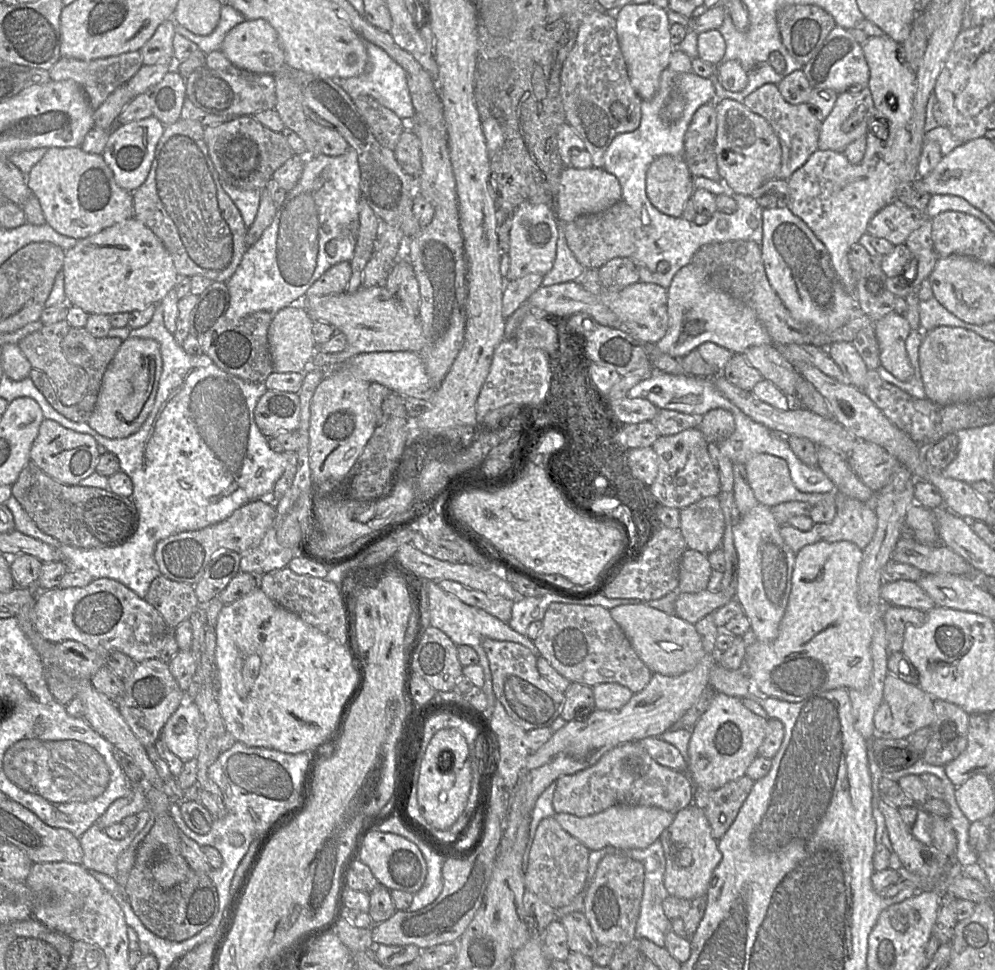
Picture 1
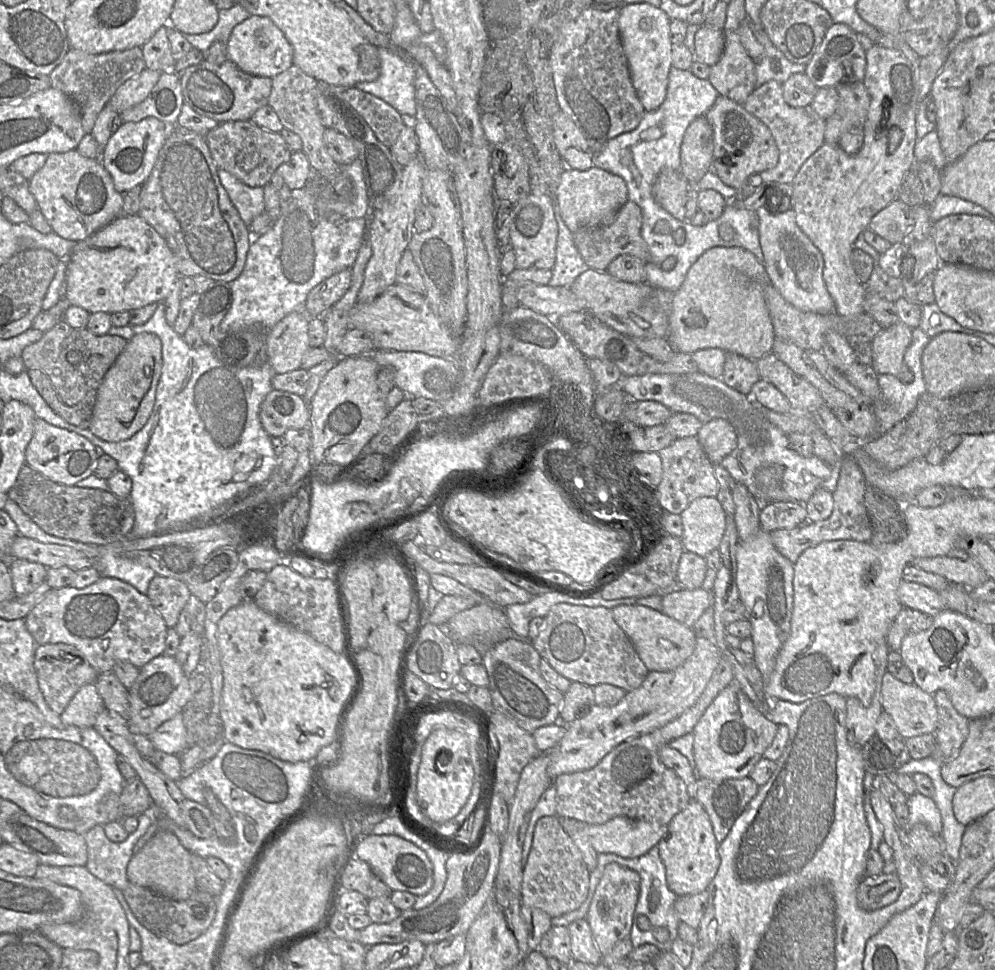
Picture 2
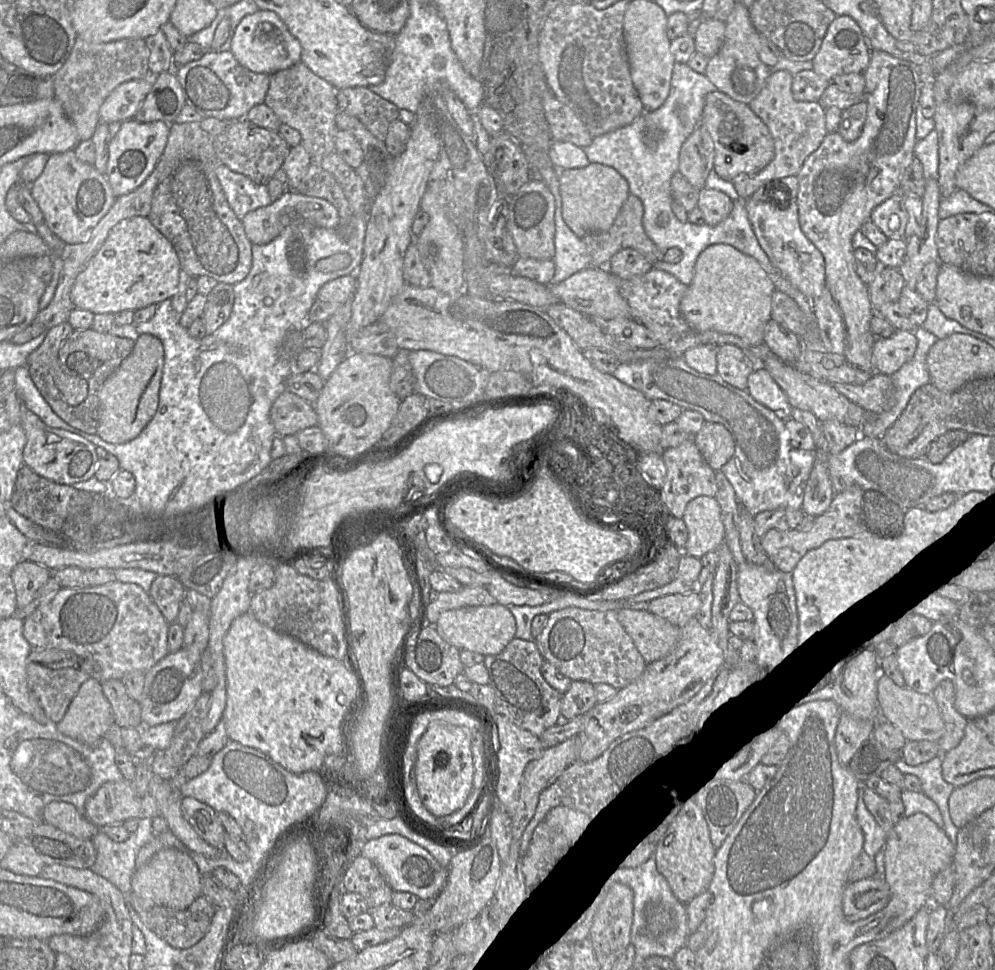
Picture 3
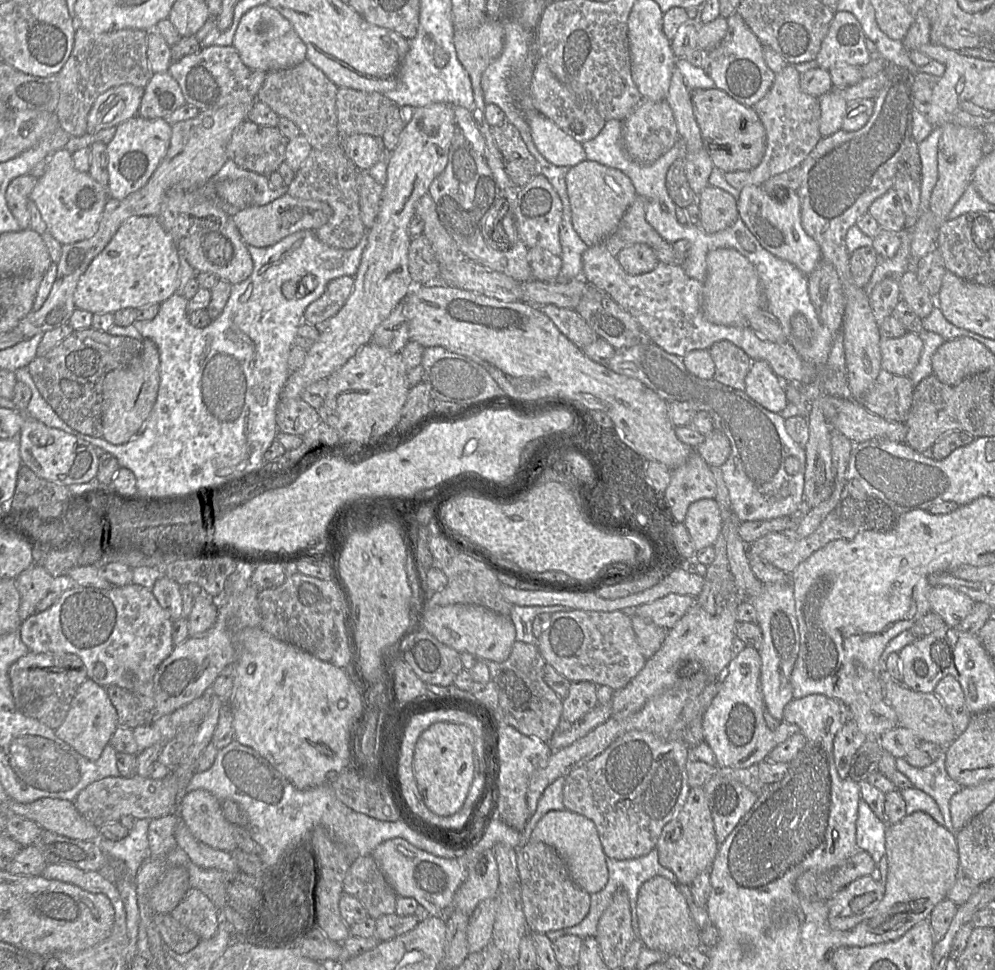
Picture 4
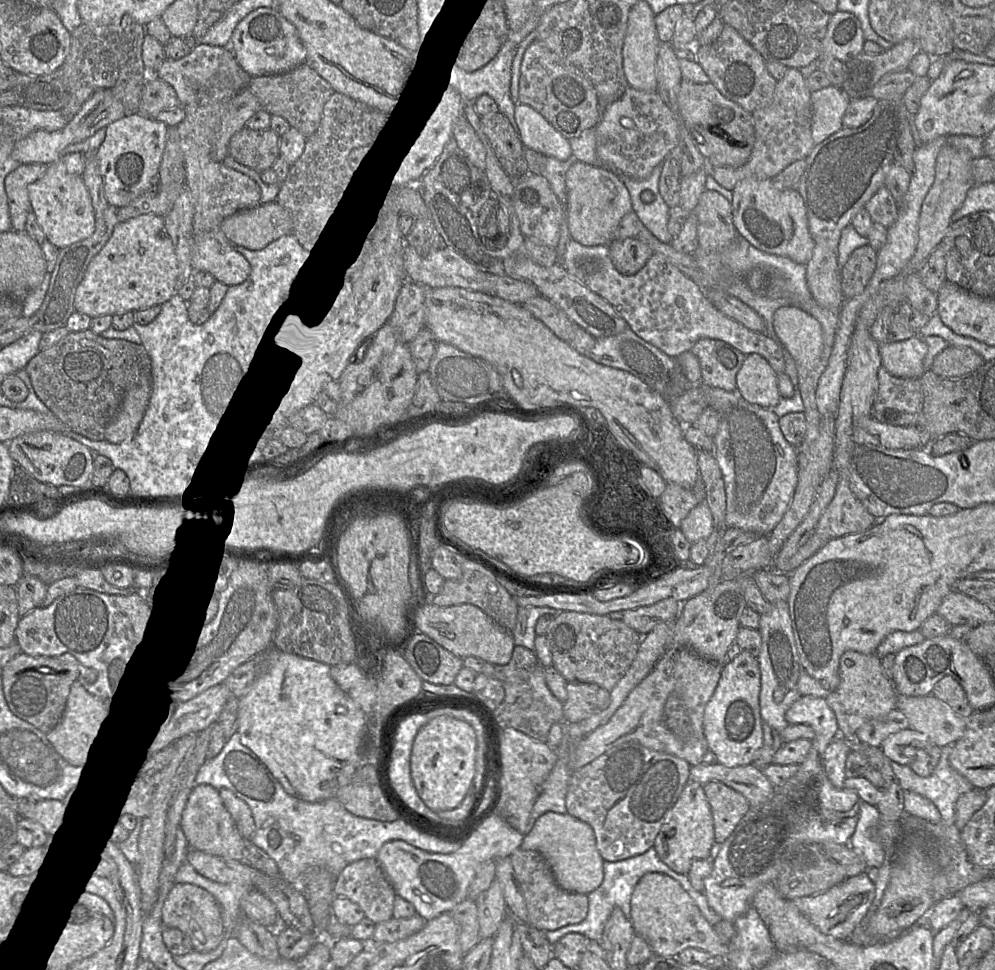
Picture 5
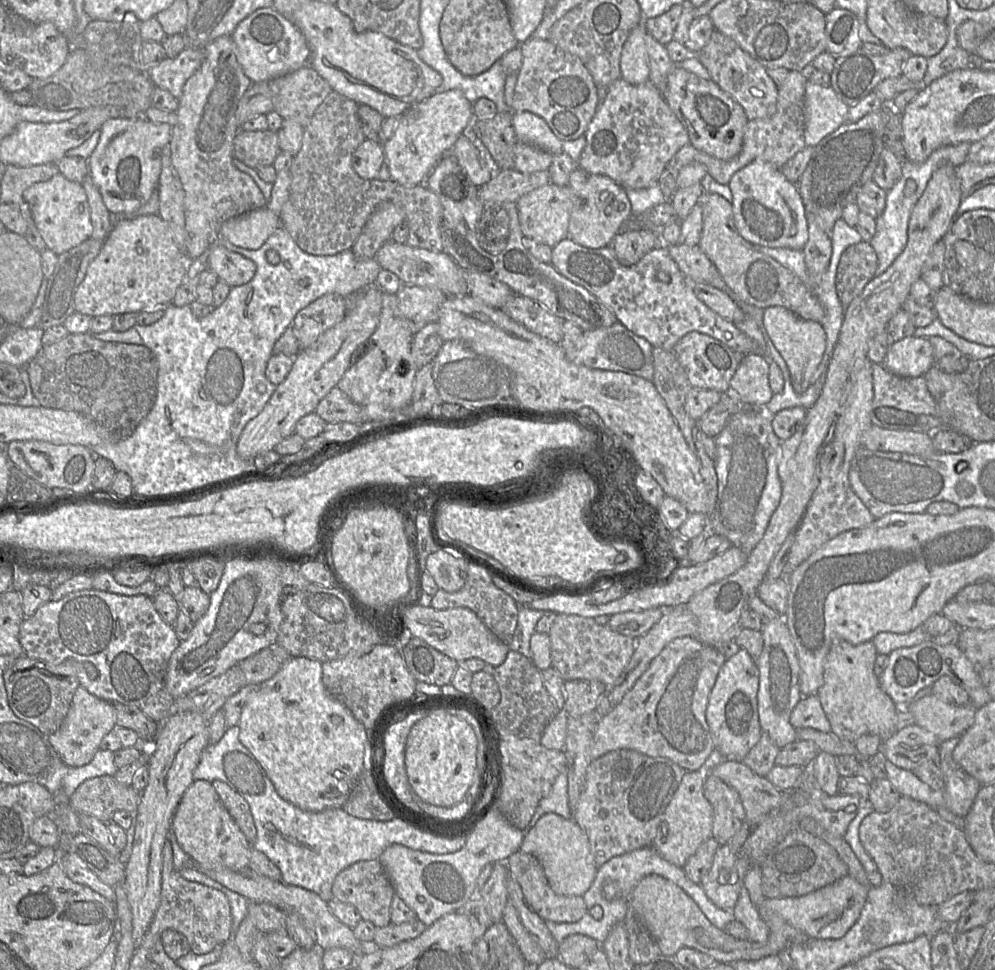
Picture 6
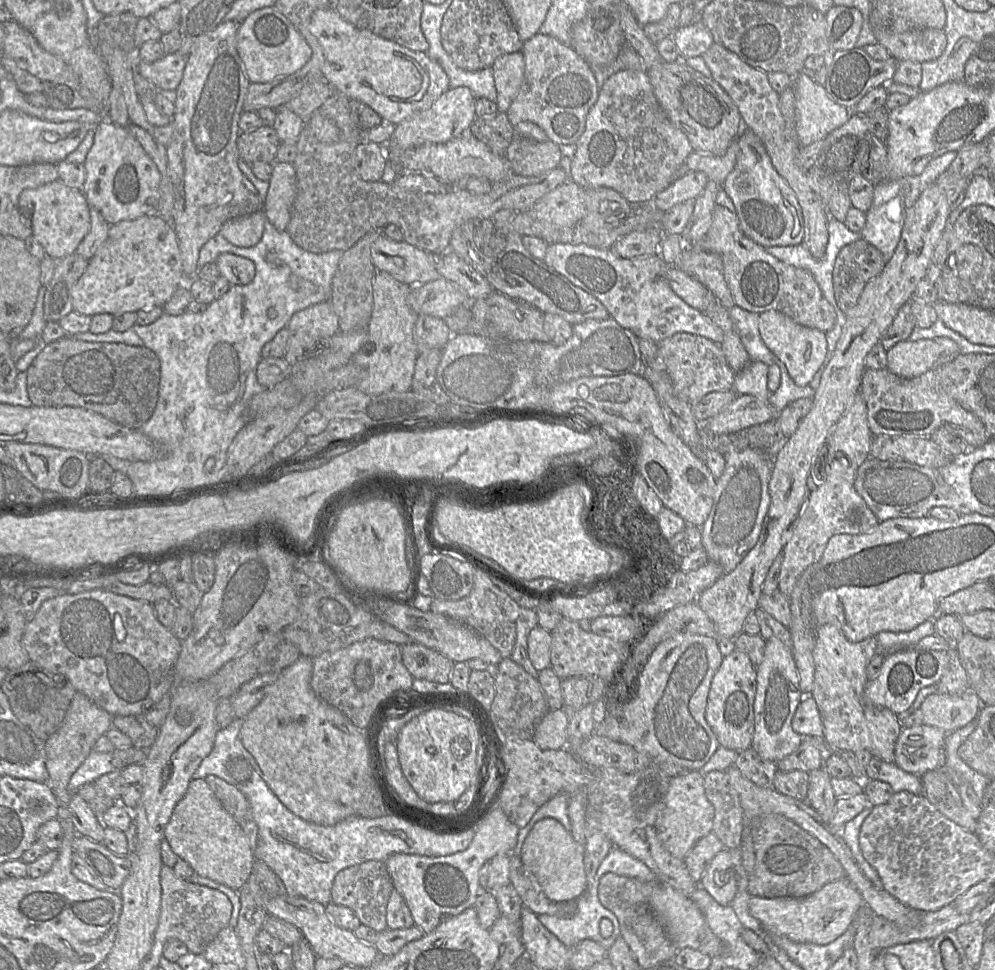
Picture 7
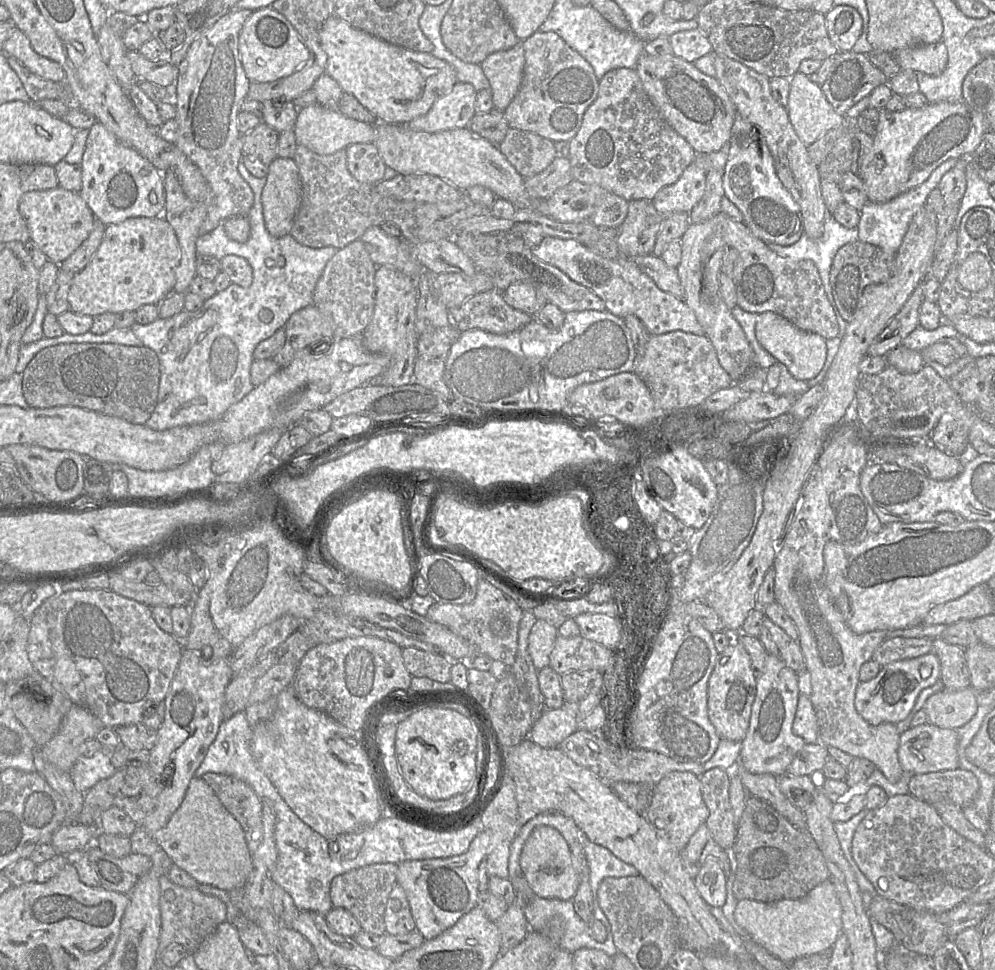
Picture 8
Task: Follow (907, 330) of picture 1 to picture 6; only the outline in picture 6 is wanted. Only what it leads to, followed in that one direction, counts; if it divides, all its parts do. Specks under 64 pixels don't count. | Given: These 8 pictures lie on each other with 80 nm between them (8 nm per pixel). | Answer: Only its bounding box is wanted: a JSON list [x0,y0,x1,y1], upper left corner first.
[883,335,934,378]

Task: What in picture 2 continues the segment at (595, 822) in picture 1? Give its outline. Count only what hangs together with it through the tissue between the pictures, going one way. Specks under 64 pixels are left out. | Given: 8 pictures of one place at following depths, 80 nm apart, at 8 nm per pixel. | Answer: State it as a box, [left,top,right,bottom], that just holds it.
[583,816,665,858]

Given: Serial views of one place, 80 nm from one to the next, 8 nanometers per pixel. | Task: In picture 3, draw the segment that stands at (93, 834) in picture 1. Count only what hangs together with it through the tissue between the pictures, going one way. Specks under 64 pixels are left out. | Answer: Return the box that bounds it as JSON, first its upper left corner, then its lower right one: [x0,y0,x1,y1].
[90,818,152,894]

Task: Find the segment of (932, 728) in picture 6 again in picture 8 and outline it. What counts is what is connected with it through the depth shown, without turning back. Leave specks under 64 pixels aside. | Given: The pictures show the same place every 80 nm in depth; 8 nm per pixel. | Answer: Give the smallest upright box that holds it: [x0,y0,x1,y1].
[922,687,977,729]

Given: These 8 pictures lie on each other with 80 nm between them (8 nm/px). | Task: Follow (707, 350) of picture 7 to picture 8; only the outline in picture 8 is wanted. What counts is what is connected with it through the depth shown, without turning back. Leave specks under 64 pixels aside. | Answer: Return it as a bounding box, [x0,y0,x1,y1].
[634,331,734,412]

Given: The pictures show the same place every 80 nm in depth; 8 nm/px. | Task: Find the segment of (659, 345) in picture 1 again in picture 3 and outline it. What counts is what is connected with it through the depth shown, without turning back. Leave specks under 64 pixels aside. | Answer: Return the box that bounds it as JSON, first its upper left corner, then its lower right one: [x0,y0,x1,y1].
[679,244,774,346]

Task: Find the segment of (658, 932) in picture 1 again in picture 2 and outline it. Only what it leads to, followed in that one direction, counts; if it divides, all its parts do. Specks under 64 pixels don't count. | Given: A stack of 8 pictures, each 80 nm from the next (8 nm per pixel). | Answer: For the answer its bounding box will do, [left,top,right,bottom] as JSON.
[551,846,680,952]

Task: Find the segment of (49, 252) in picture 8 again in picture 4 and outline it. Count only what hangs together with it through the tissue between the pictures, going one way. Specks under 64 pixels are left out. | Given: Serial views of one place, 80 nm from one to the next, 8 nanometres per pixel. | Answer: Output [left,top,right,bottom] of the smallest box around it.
[30,148,109,244]

